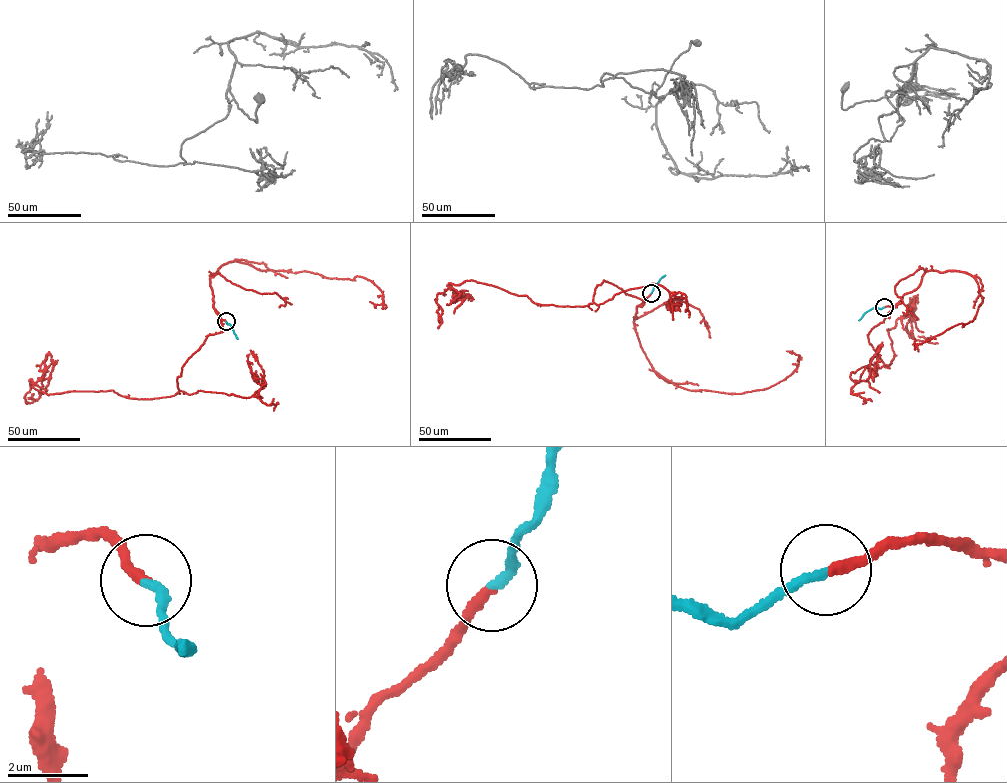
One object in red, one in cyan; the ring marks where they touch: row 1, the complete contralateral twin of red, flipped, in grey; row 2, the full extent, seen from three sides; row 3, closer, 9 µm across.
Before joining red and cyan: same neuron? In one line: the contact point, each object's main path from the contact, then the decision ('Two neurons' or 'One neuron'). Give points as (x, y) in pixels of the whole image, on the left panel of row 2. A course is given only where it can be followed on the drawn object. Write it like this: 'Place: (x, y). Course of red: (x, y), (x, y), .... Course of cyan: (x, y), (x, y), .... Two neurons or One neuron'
Place: (226, 321). Course of red: (226, 321), (220, 317), (222, 330), (184, 363), (170, 396), (48, 394), (33, 386), (41, 393), (46, 360). Course of cyan: (226, 321), (237, 339). One neuron

